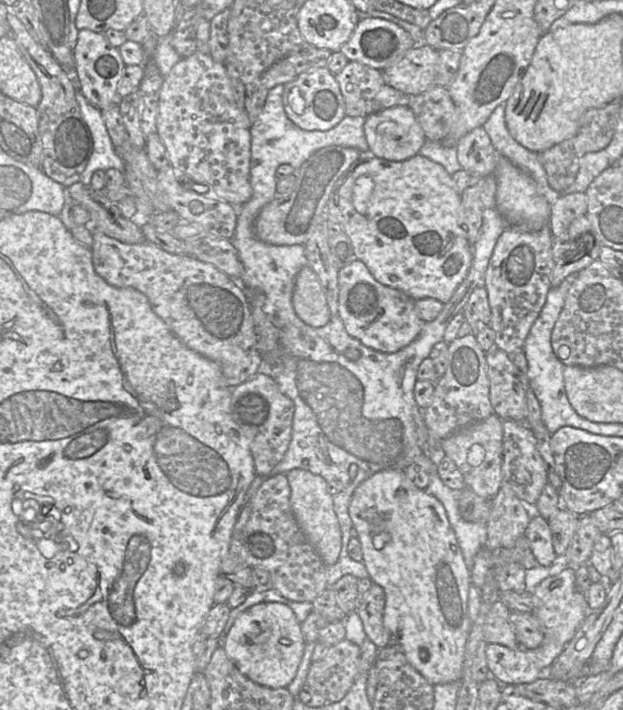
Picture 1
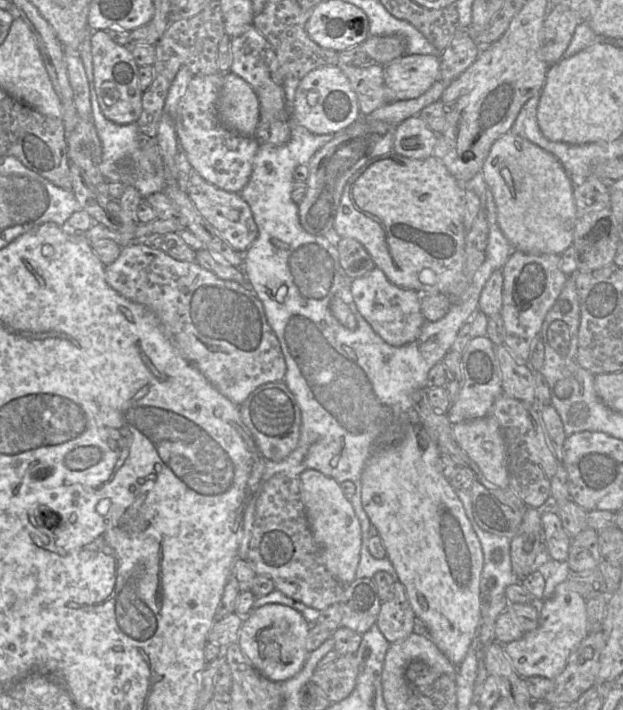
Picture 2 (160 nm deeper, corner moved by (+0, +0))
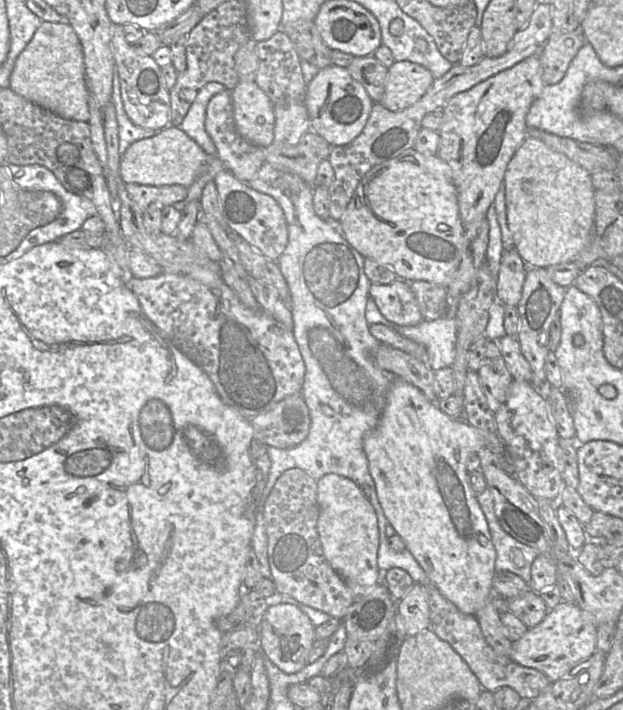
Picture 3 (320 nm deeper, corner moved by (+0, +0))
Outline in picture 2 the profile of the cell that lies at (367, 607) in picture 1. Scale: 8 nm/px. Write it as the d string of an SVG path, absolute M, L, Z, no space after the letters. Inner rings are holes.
M396 580L393 584L392 599L382 601L376 625L391 644L413 633L415 619L406 589Z

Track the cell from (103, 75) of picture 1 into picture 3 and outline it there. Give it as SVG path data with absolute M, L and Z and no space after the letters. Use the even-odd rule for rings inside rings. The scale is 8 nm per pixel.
M112 23L111 48L120 82L124 110L133 124L145 129L163 130L171 124L171 95L163 76L162 68L152 56L139 55L126 42L123 26Z

